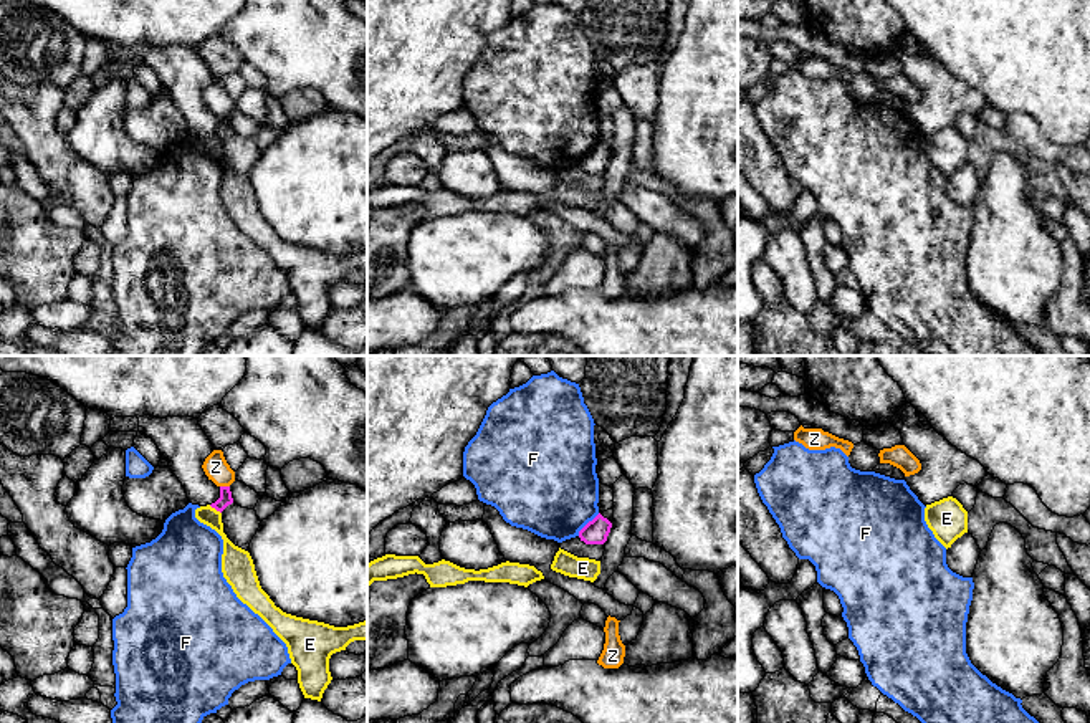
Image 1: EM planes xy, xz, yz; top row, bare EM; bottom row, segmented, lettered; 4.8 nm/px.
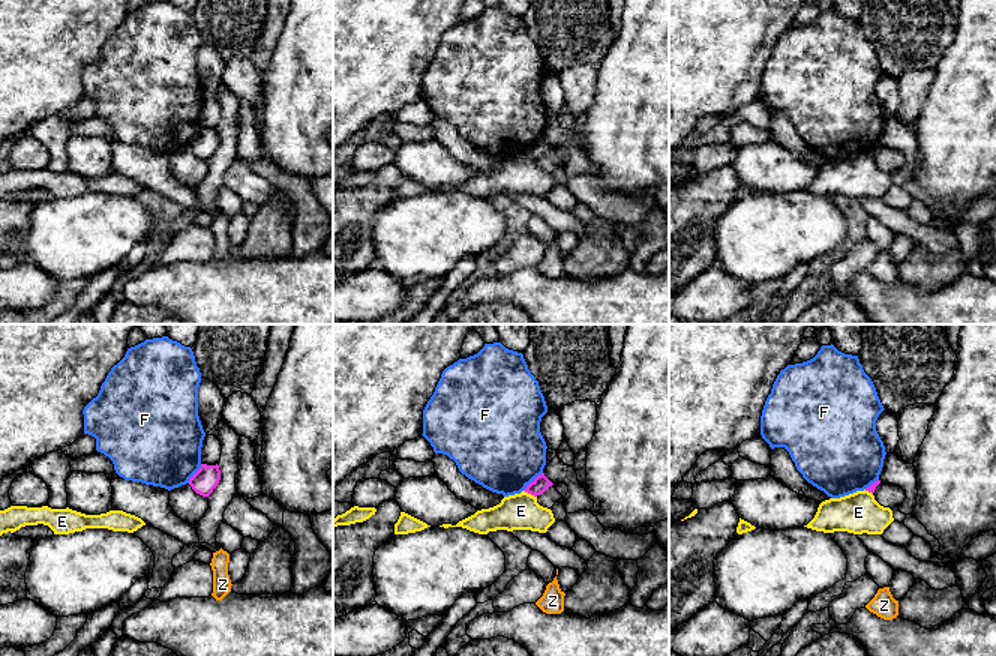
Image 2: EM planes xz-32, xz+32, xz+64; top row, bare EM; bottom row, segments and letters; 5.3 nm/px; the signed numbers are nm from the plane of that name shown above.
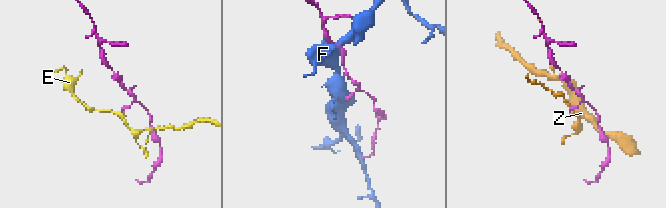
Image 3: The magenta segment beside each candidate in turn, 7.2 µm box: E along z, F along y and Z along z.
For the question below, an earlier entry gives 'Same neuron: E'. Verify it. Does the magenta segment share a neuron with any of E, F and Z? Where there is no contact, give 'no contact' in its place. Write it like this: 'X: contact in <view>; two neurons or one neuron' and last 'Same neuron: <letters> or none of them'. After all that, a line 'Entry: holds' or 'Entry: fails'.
E: contact in xy; two neurons
F: contact in xz; two neurons
Z: contact in xy; two neurons
Same neuron: none of them
Entry: fails

